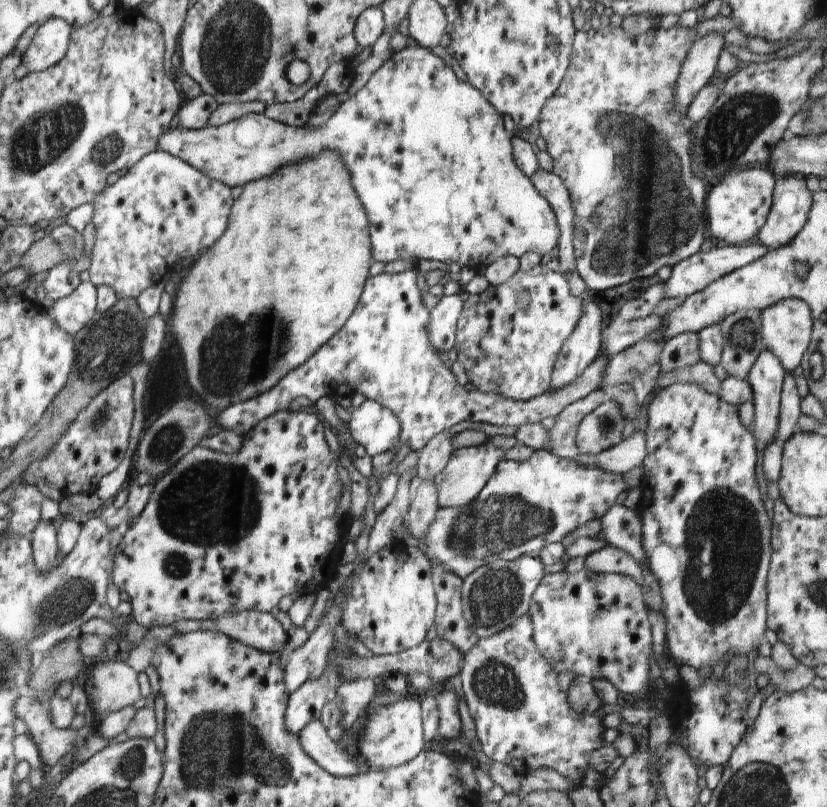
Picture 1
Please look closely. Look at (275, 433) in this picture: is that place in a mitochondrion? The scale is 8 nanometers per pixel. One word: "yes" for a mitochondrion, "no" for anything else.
no

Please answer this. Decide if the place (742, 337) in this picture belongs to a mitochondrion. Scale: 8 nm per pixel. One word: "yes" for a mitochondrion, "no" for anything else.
yes

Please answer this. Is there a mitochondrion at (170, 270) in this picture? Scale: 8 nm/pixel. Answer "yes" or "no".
no

